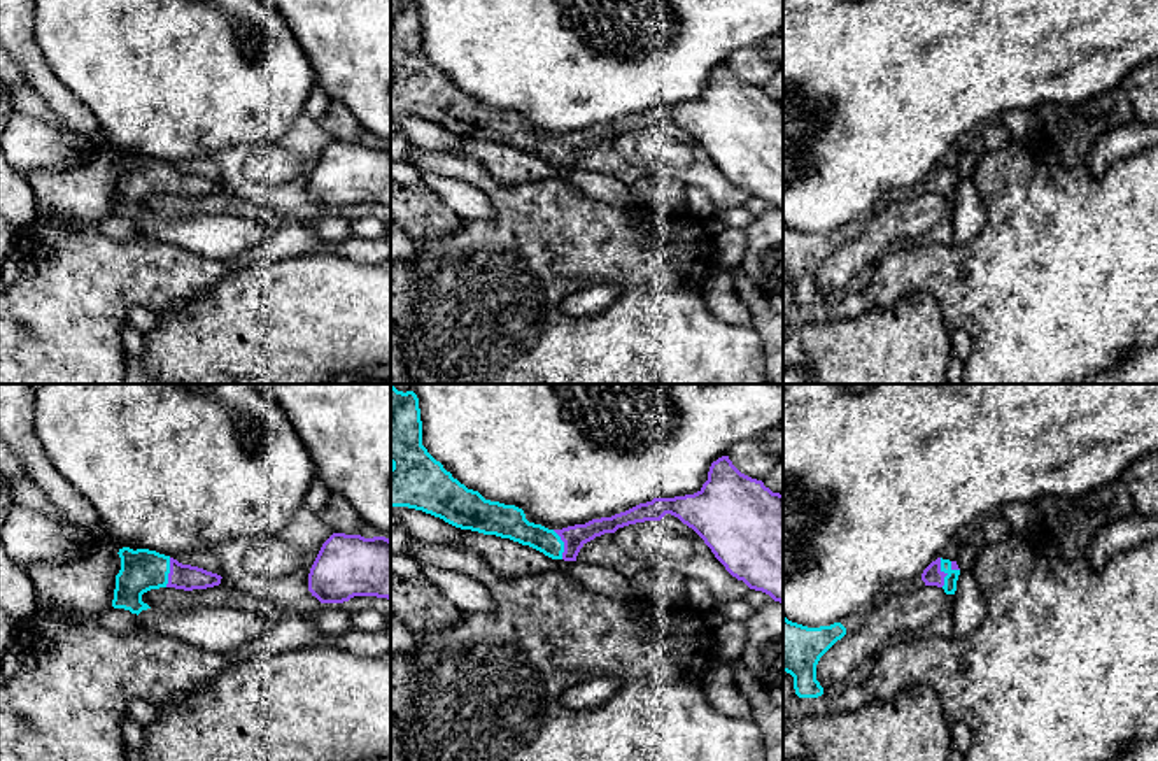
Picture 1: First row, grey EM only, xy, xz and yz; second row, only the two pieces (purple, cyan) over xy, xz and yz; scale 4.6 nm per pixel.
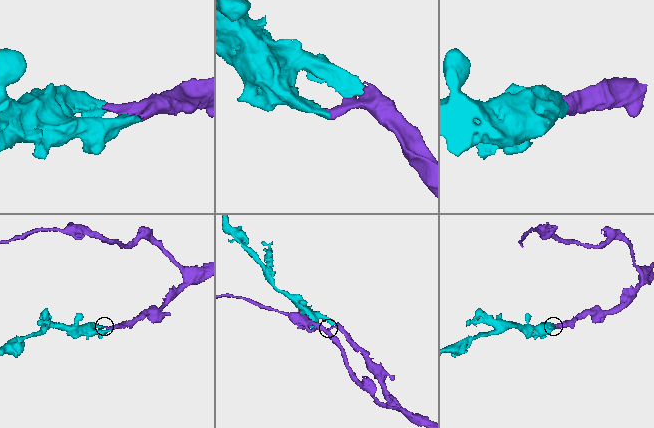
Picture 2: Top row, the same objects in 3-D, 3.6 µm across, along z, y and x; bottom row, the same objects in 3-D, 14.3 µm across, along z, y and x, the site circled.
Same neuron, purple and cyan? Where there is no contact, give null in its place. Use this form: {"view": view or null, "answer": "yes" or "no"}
{"view": "yz", "answer": "yes"}

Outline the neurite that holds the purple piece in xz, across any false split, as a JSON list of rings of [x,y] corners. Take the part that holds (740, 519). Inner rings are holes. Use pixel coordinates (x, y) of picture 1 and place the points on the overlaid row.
[[[391,384],[391,465],[391,509],[422,510],[461,530],[529,545],[552,559],[576,561],[580,549],[596,537],[615,533],[618,528],[636,523],[660,521],[666,514],[671,514],[704,540],[732,577],[743,580],[750,589],[762,591],[774,601],[783,603],[783,494],[773,493],[762,480],[741,473],[729,456],[711,463],[708,480],[694,494],[653,498],[611,517],[548,530],[529,523],[522,509],[485,500],[478,491],[468,489],[454,479],[422,445],[417,395],[413,391],[398,391]]]

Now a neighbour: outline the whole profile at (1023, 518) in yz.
[[[1007,503],[1002,505],[997,514],[1002,516],[1018,535],[1032,538],[1037,531],[1041,531],[1041,514],[1037,503]]]

